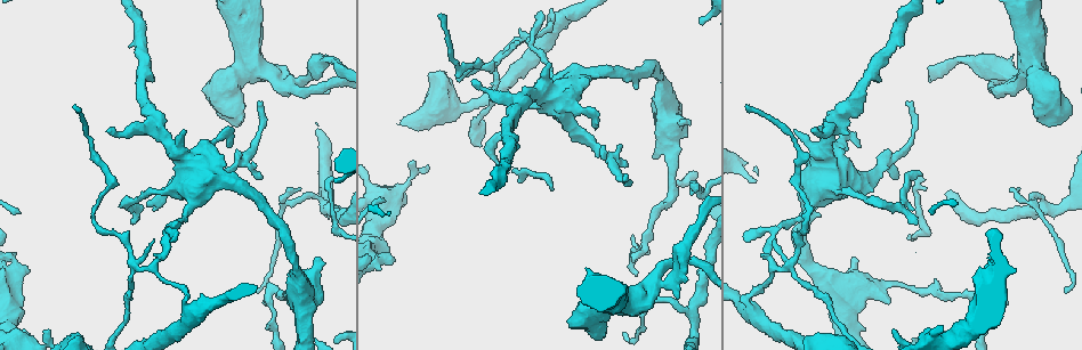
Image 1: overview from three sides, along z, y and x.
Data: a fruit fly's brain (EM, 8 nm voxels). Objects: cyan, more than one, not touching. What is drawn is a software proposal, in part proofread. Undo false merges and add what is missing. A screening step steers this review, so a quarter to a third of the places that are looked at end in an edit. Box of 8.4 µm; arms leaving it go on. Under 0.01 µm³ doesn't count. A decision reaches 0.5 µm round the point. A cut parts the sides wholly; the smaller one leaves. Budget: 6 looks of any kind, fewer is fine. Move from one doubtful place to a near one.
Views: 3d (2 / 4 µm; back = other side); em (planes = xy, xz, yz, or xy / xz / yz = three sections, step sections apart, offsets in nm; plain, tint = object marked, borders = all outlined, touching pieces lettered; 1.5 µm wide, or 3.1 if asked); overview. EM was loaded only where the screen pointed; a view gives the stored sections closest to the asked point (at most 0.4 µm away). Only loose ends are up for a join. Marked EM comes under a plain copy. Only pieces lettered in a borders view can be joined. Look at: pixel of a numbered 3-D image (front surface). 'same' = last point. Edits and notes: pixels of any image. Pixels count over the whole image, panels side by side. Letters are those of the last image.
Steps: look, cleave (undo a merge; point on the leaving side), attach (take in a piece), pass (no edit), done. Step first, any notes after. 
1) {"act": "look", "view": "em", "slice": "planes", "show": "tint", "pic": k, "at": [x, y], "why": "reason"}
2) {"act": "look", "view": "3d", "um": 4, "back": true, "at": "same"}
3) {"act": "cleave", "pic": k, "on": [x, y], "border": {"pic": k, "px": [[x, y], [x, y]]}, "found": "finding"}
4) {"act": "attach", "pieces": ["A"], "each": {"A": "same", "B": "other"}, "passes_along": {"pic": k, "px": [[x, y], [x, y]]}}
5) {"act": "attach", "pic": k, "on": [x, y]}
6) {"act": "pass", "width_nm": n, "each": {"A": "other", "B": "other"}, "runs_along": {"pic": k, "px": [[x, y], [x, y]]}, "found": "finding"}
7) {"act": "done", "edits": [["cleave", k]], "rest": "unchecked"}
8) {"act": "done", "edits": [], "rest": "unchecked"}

{"act": "look", "view": "3d", "um": 4, "pic": 1, "at": [272, 319], "why": "thin neck"}

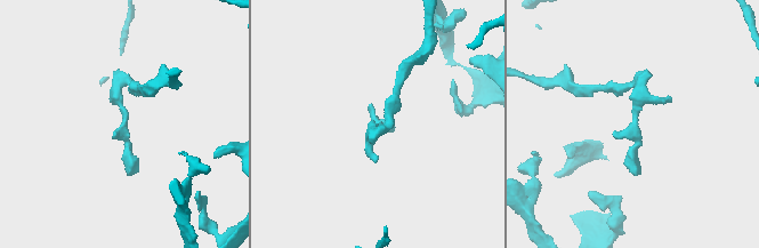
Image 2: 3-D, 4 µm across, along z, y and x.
{"act": "look", "view": "em", "slice": "xz", "step": 4, "show": "tint", "pic": 2, "at": [125, 125]}

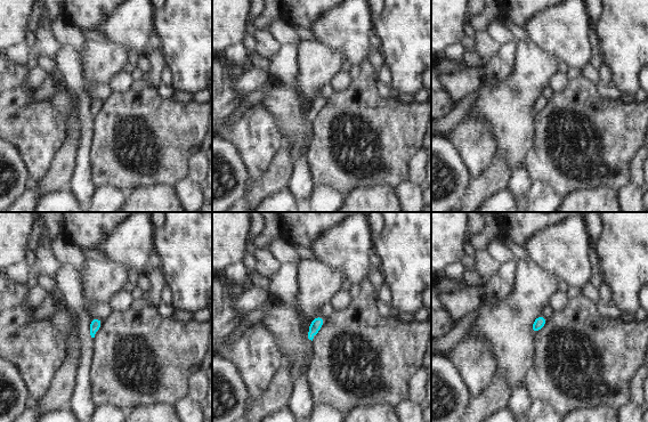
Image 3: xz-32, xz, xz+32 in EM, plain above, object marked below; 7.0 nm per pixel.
{"act": "look", "view": "em", "slice": "planes", "show": "borders", "at": "same", "why": "cut it another way"}

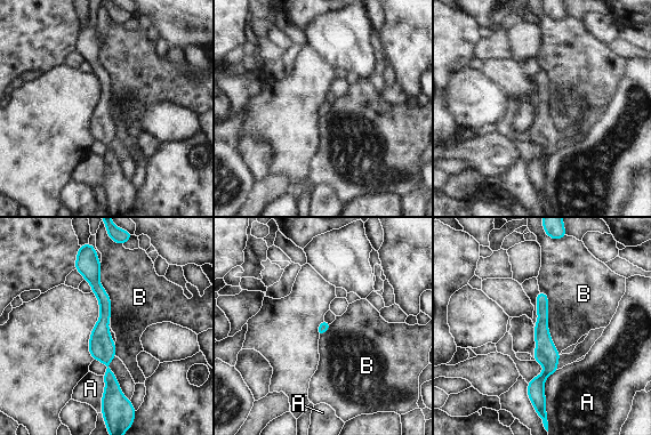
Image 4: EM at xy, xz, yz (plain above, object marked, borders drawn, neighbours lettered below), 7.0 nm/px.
{"act": "pass", "longest_contact_nm": ["B", 480], "each": {"A": "other", "B": "other"}, "border": {"pic": 4, "px": [[539, 290], [560, 354]]}, "found": "one cell here"}

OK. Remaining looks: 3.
{"act": "look", "view": "em", "slice": "planes", "show": "borders", "pic": 1, "at": [550, 189], "why": "branch stops here"}

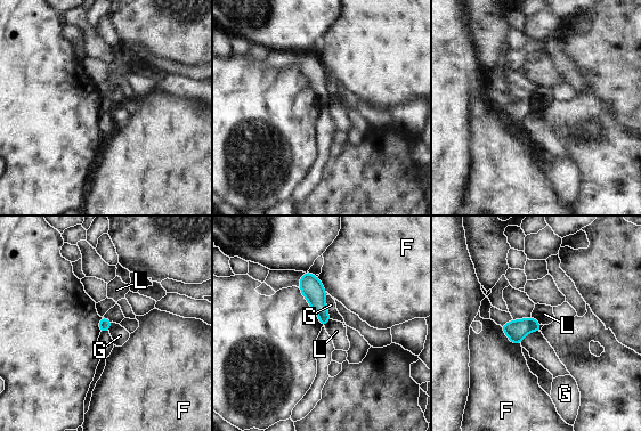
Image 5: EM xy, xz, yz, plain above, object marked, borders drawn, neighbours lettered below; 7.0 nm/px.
{"act": "pass", "longest_contact_nm": ["F", 220], "each": {"F": "other", "G": "other", "L": "other"}, "found": "none of them fits"}

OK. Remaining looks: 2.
{"act": "look", "view": "em", "slice": "planes", "show": "borders", "pic": 1, "at": [232, 145]}

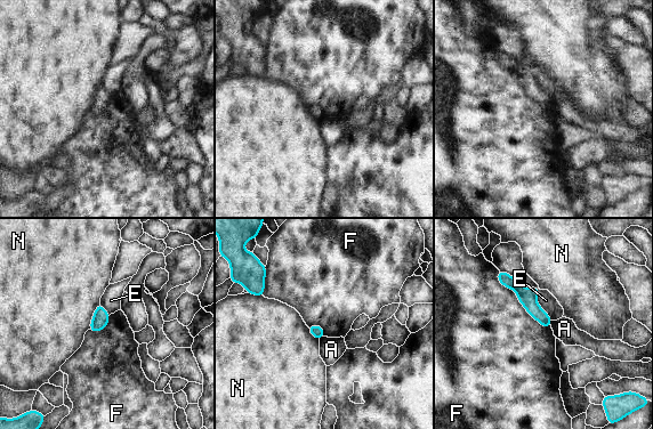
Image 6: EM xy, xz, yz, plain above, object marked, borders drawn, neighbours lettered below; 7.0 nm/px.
{"act": "pass", "each": {"A": "other", "E": "other", "F": "other", "N": "other"}, "runs_along": {"pic": 6, "px": [[500, 275], [513, 283], [548, 323]]}, "found": "none of them fits"}

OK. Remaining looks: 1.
{"act": "done", "edits": [], "rest": "unchecked"}

